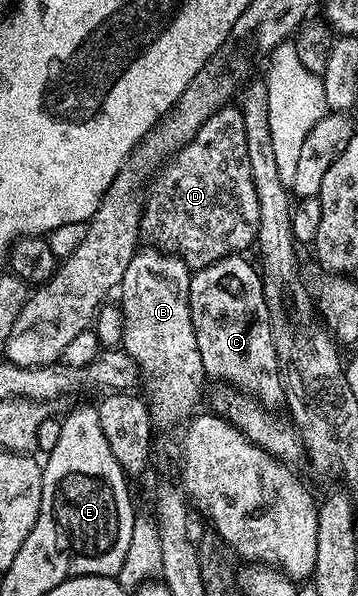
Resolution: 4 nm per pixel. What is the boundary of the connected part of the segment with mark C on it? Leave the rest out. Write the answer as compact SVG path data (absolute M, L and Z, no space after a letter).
M244 254L223 256L218 262L191 273L190 318L205 377L229 380L235 391L251 396L265 409L276 410L272 408L280 408L285 401L272 337L272 318L263 296L261 269L246 257Z

